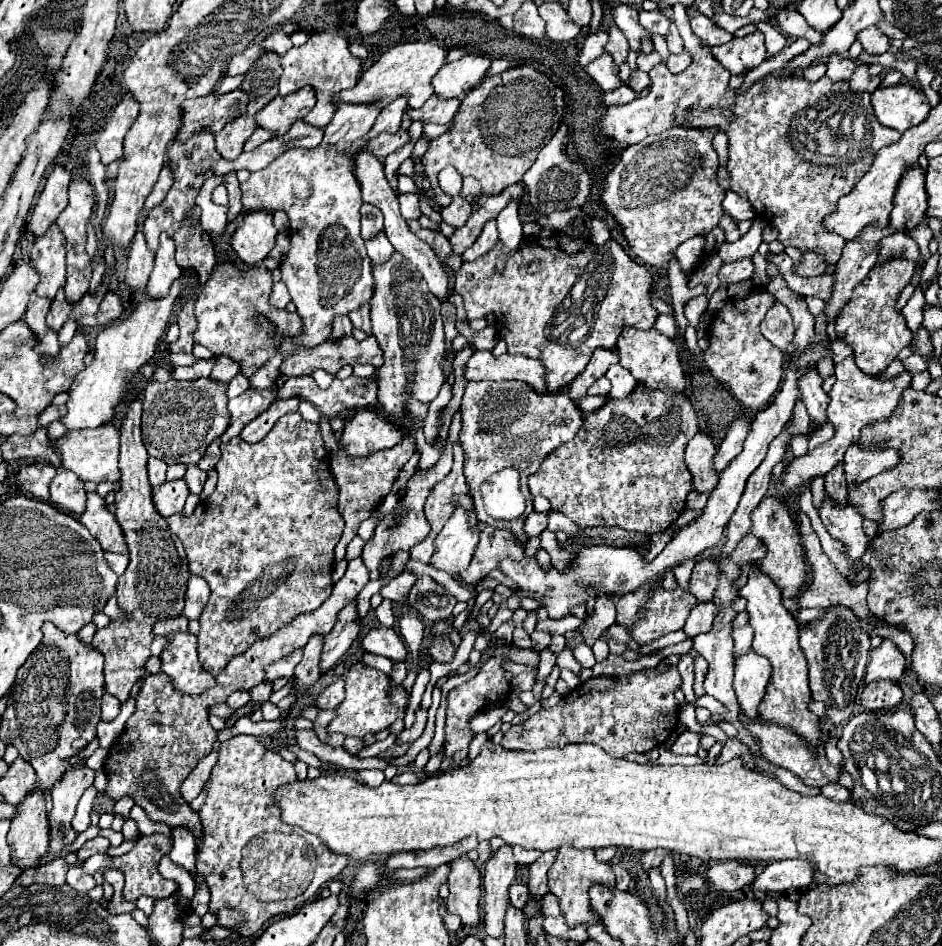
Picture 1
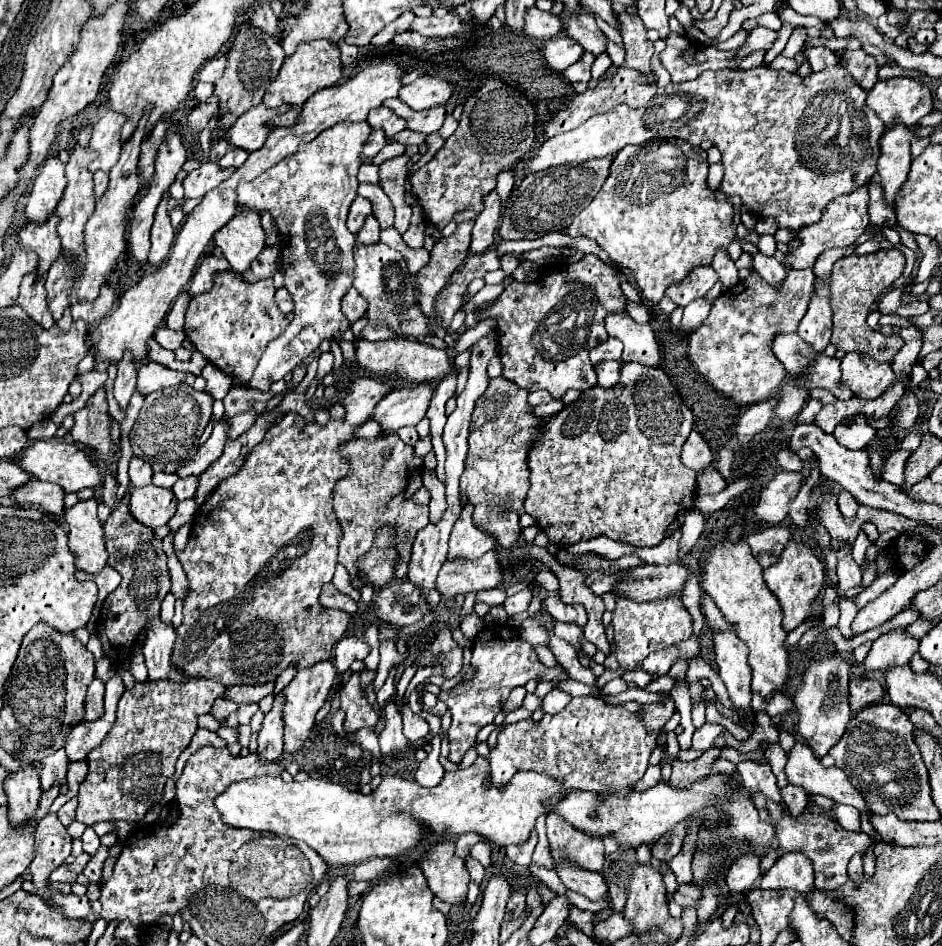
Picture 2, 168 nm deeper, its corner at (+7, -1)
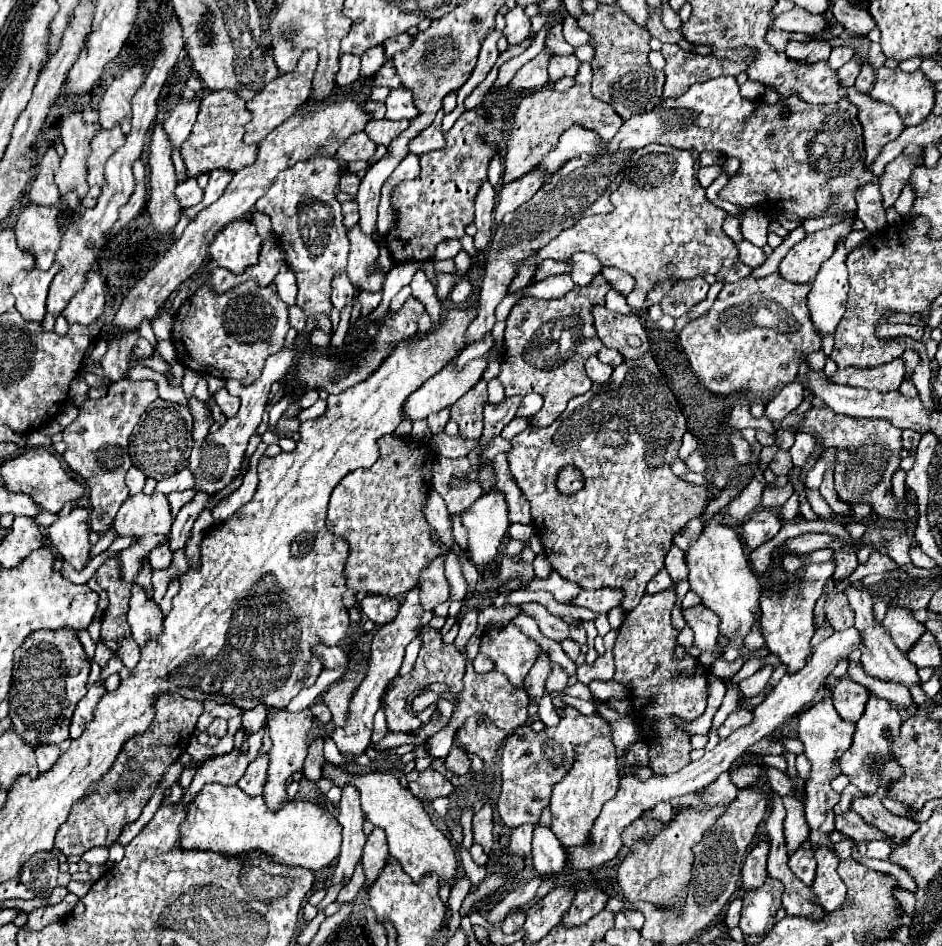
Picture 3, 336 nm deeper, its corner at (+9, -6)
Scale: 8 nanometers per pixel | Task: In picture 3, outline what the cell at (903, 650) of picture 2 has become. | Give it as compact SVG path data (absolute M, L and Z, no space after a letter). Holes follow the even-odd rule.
M895 606L889 610L889 614L883 618L881 624L893 638L893 644L903 654L907 654L911 650L913 642L917 642L917 638L921 638L921 634L925 634L925 626L913 618L911 610L903 610L903 608L895 608Z

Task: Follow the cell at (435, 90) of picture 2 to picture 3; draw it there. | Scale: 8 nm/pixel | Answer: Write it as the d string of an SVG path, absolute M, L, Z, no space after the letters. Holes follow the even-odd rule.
M405 86L391 90L389 98L385 100L385 108L387 108L385 118L389 118L389 120L401 120L401 118L411 120L413 116L417 116L417 108L413 106L413 94L409 94L409 90L405 90Z

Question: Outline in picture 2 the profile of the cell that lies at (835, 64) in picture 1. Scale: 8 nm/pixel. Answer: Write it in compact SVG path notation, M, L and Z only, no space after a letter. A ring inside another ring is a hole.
M803 47L803 53L813 71L823 71L825 67L839 63L839 57L827 47Z

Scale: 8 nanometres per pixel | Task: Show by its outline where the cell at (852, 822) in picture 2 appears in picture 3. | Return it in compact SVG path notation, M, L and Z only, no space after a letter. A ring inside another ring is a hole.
M883 840L867 842L867 852L865 852L865 856L869 856L869 858L879 858L879 860L887 860L889 854L891 854L891 846L885 844Z

